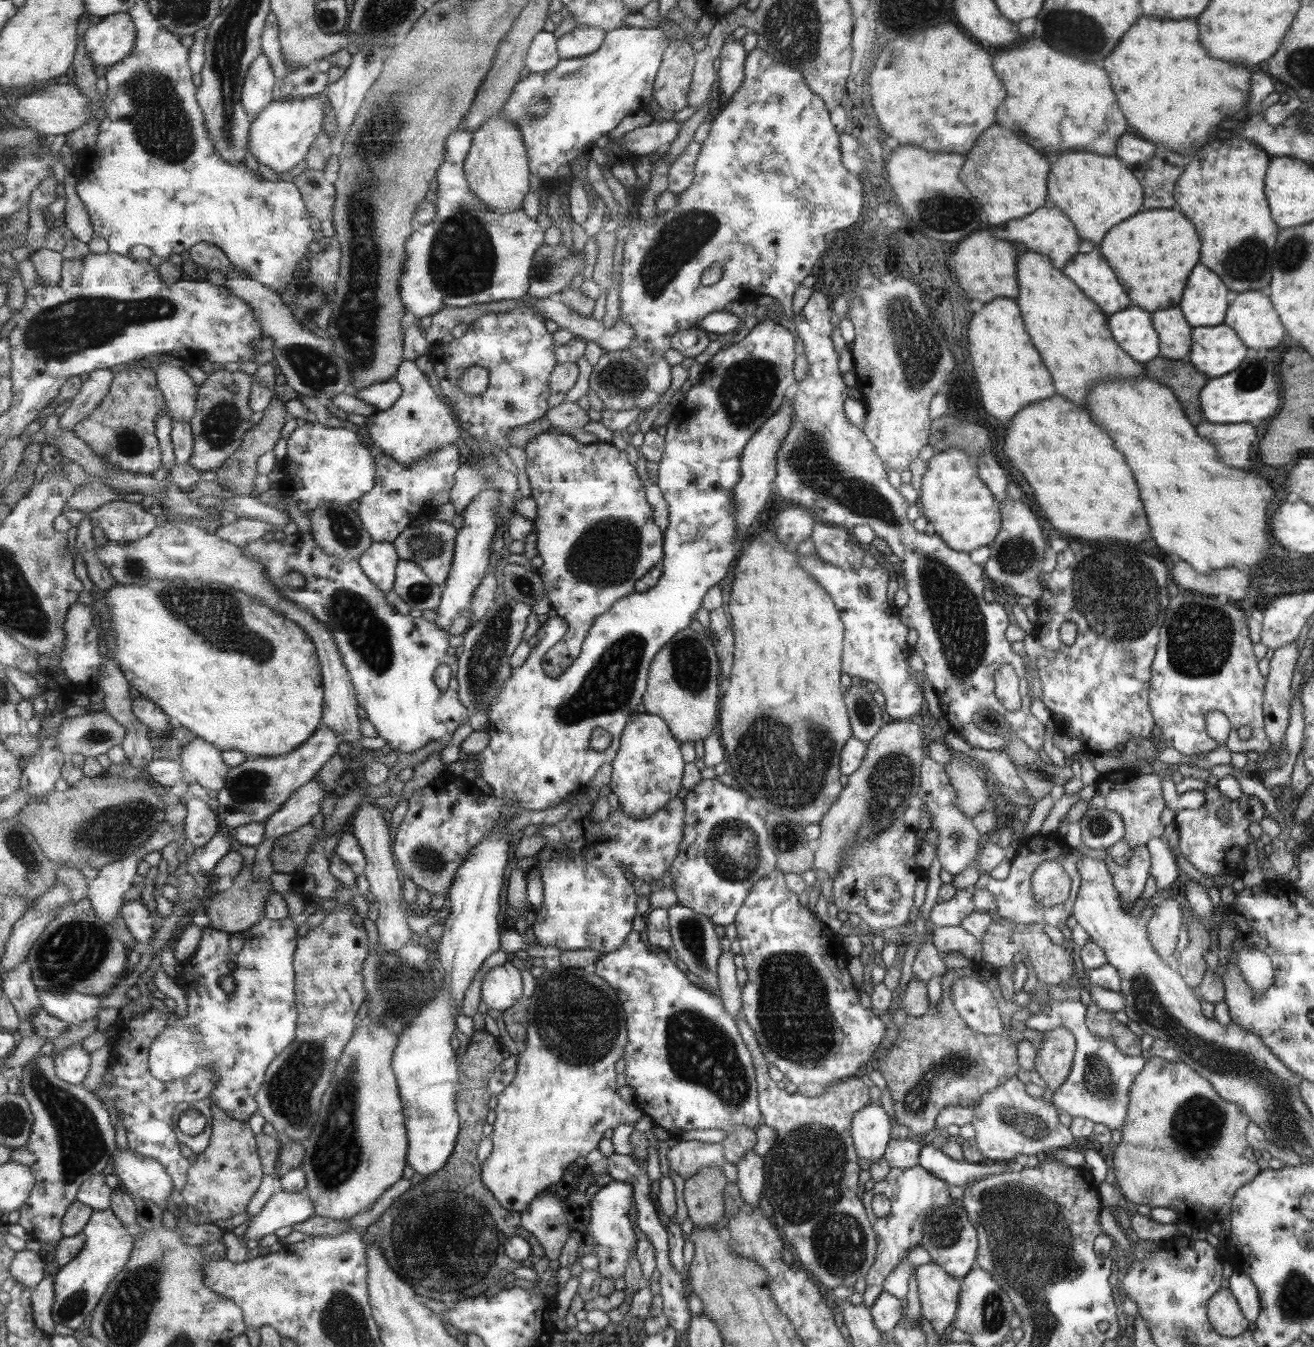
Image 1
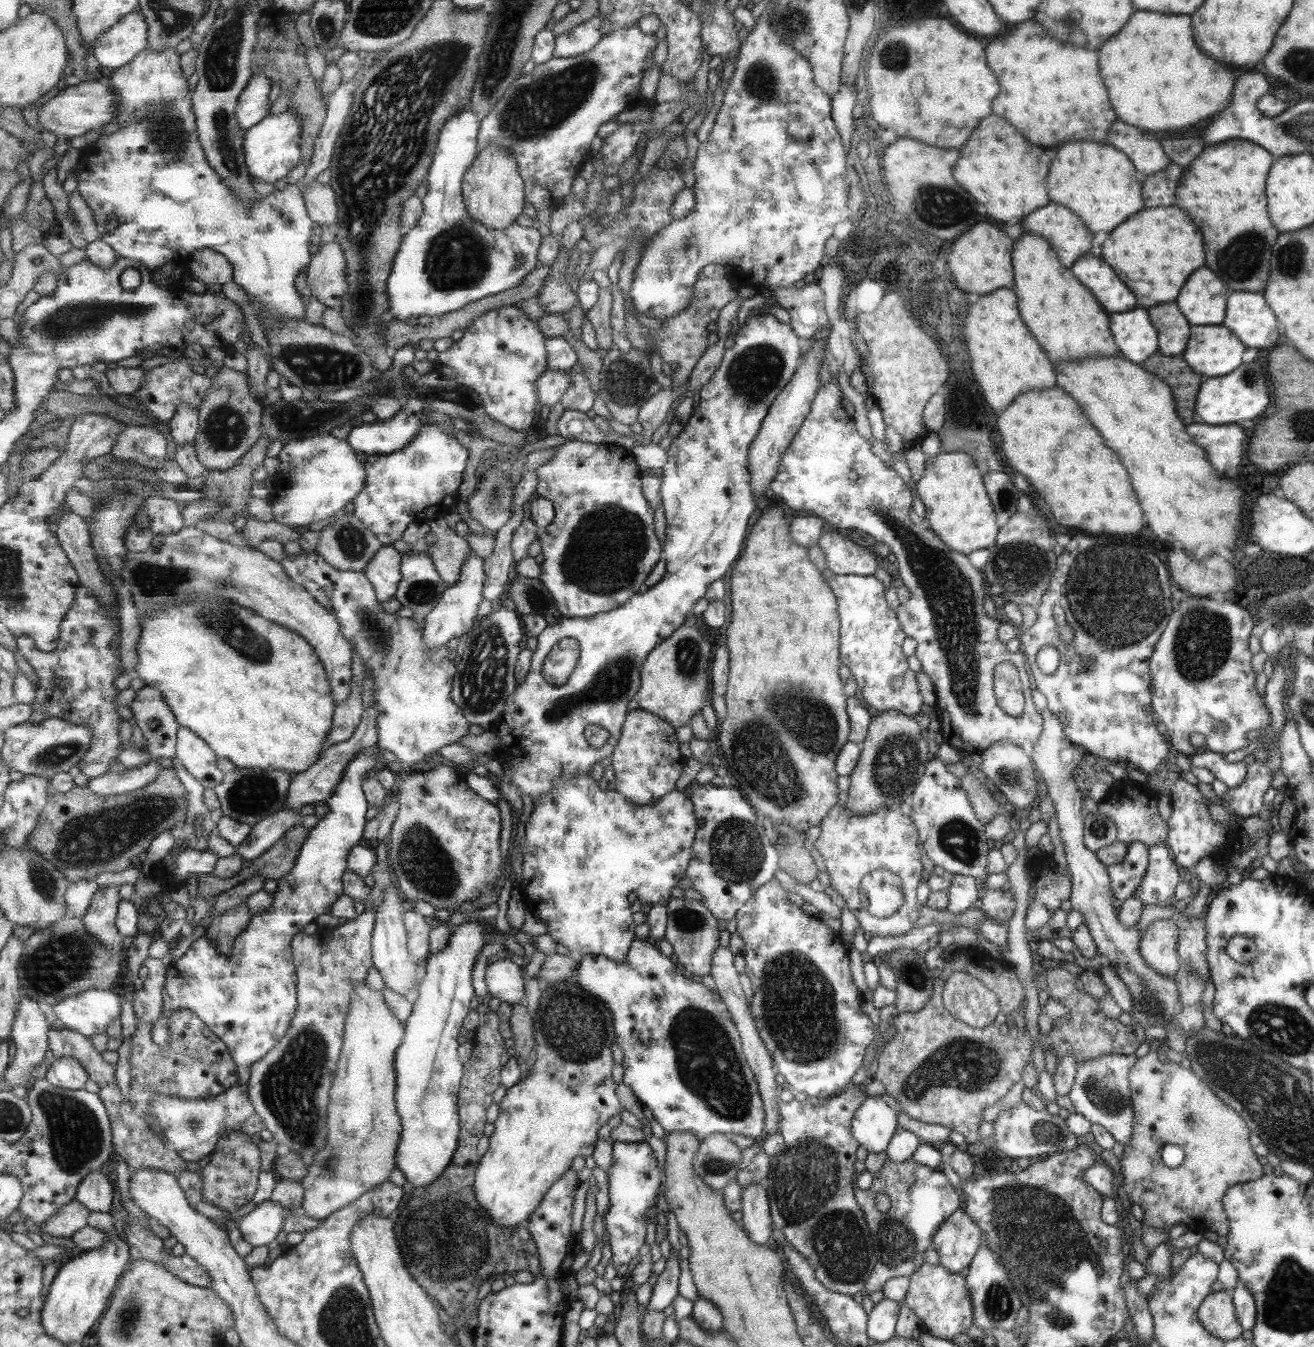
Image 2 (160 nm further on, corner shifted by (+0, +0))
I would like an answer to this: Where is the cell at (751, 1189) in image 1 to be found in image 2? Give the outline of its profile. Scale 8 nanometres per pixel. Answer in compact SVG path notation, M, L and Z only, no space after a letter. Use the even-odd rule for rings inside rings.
M754 1182L741 1188L741 1228L755 1244L766 1245L772 1220L764 1183Z

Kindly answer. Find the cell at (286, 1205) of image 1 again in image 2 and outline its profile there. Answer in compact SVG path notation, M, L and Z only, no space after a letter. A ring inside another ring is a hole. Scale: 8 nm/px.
M263 1201L238 1223L244 1239L256 1247L265 1247L277 1240L285 1219L291 1214L289 1209L274 1201Z

